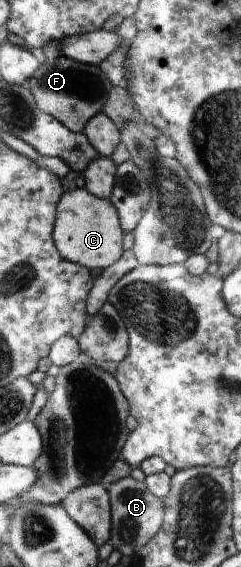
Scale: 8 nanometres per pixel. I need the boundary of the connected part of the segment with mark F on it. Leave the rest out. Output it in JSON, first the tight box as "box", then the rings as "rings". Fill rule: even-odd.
{"box":[26,40,113,133],"rings":[[[48,40],[40,48],[44,60],[40,61],[38,70],[26,85],[40,109],[56,117],[73,133],[82,133],[86,130],[87,123],[103,112],[113,84],[110,84],[107,74],[98,65],[76,62],[71,57],[64,56],[61,48],[60,42],[54,40]]]}

